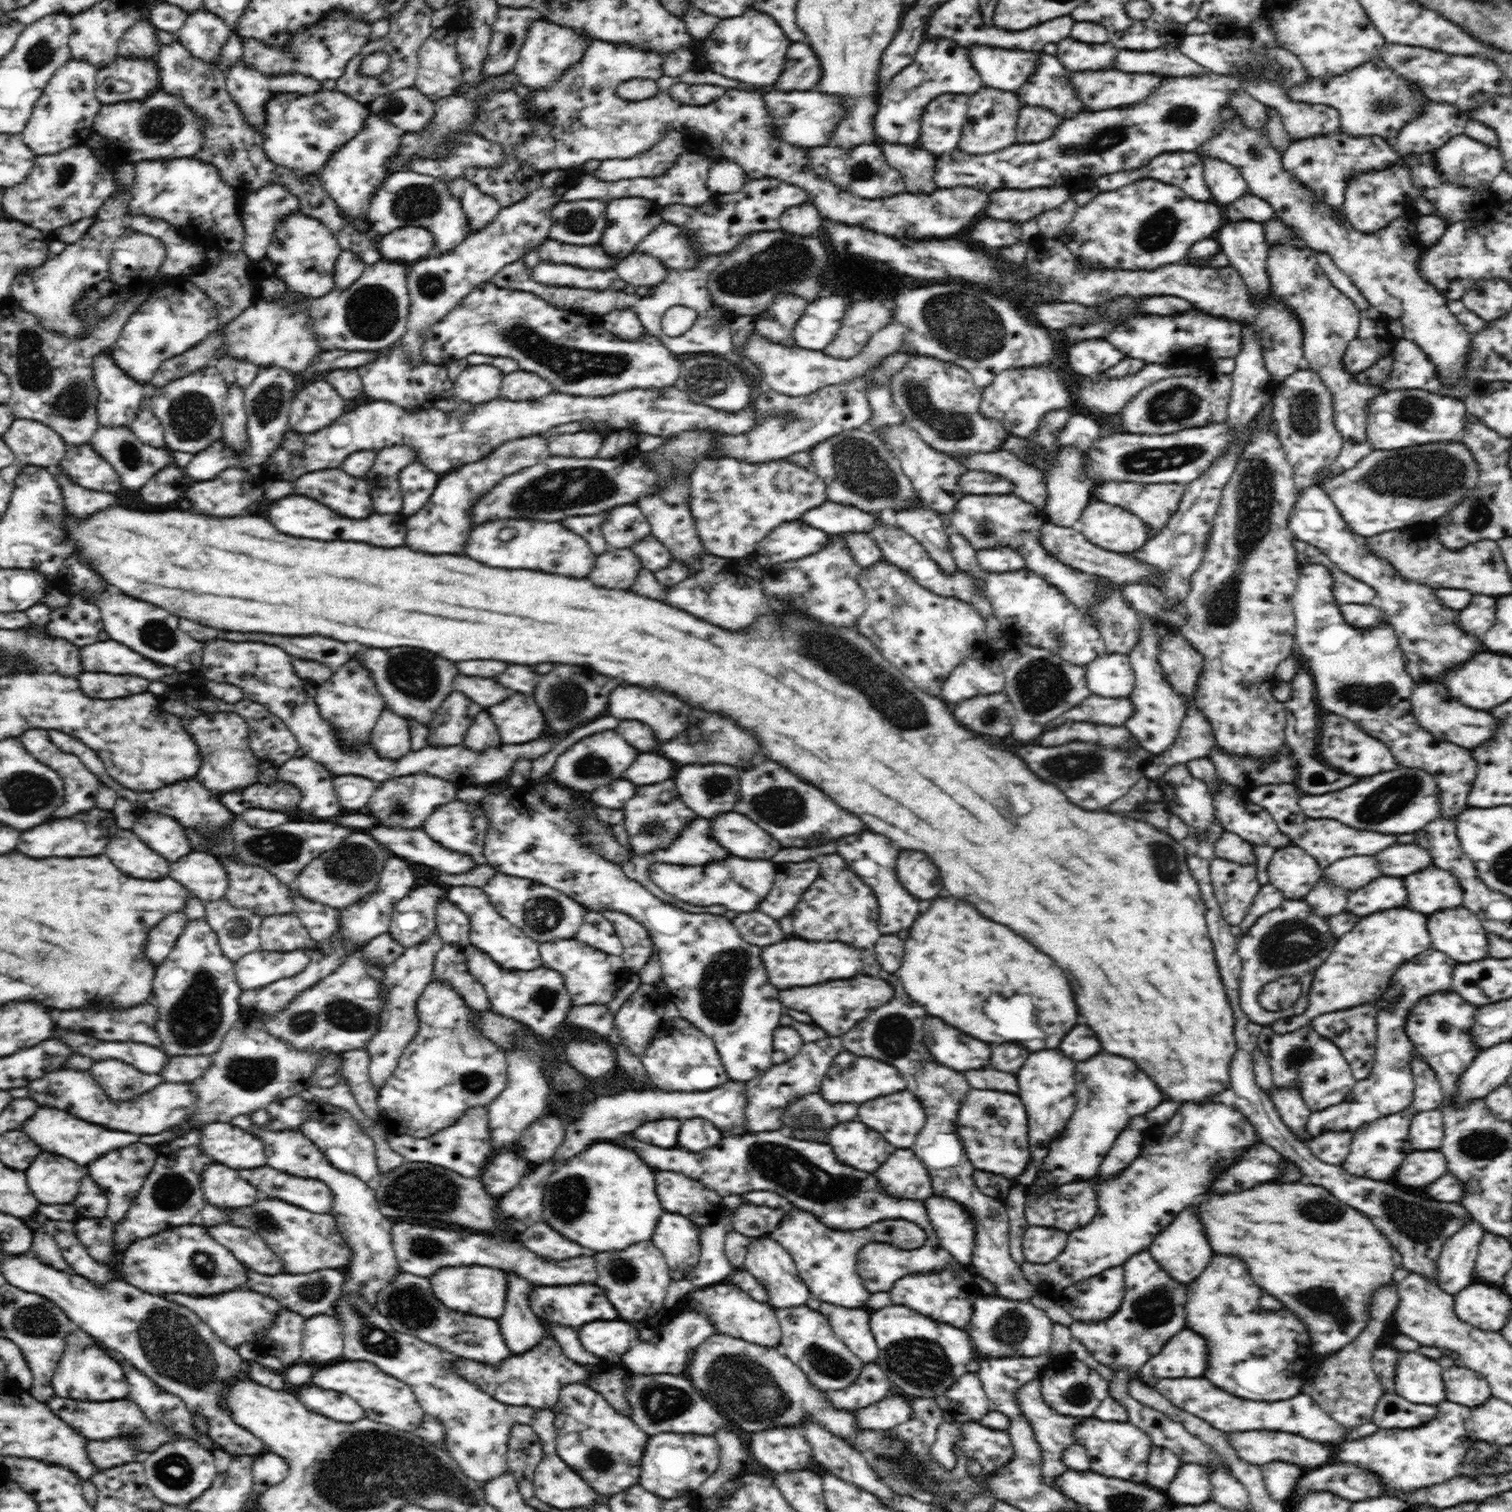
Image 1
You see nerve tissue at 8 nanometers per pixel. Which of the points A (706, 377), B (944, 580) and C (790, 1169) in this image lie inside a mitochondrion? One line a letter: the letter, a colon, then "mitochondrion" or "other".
A: mitochondrion
B: other
C: mitochondrion

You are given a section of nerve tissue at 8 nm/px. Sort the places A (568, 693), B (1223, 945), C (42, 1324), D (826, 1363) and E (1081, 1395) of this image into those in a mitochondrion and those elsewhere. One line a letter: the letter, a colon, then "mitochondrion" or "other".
A: mitochondrion
B: other
C: mitochondrion
D: mitochondrion
E: mitochondrion

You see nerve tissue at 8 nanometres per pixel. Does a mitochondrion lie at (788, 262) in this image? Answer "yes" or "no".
yes

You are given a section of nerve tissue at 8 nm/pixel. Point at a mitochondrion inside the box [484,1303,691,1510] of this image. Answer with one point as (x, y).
(600, 1459)

